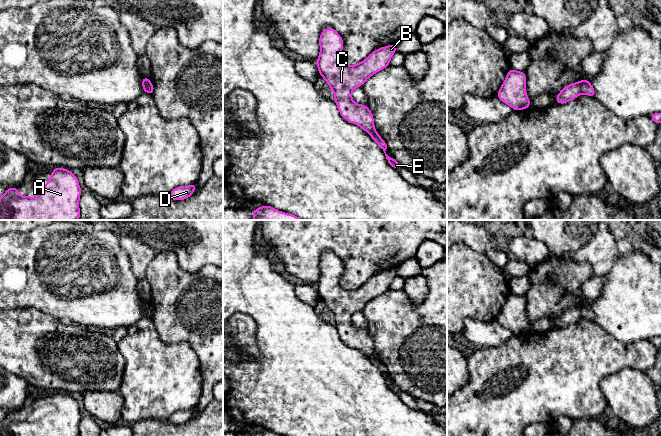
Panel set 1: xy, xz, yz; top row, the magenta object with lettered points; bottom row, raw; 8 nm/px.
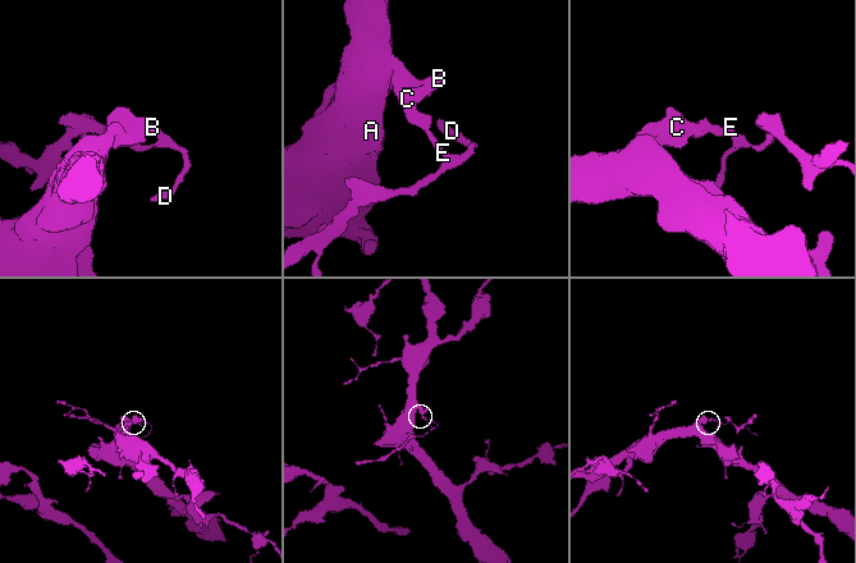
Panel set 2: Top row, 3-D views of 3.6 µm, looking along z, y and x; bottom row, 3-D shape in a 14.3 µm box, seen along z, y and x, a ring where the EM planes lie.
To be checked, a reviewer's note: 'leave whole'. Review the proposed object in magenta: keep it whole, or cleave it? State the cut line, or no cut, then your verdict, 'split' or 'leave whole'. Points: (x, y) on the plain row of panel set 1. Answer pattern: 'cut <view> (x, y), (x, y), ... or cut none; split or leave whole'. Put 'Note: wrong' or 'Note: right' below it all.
cut yz (583, 304), (581, 316); split
Note: wrong

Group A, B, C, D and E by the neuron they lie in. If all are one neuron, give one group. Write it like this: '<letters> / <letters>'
A B C / D E

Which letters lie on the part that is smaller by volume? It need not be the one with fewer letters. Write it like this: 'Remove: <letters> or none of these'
Remove: D, E

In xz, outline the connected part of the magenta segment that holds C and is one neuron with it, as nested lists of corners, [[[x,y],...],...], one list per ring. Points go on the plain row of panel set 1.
[[[326,252],[319,262],[320,279],[317,292],[333,314],[334,325],[341,340],[350,347],[370,357],[375,354],[374,342],[367,329],[352,324],[352,315],[365,305],[390,289],[392,279],[397,275],[395,268],[380,271],[366,283],[356,289],[344,289],[340,286],[343,262],[333,252]]]

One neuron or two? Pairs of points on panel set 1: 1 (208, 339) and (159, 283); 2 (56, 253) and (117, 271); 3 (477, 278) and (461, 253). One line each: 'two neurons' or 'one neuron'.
1: one neuron
2: one neuron
3: one neuron

